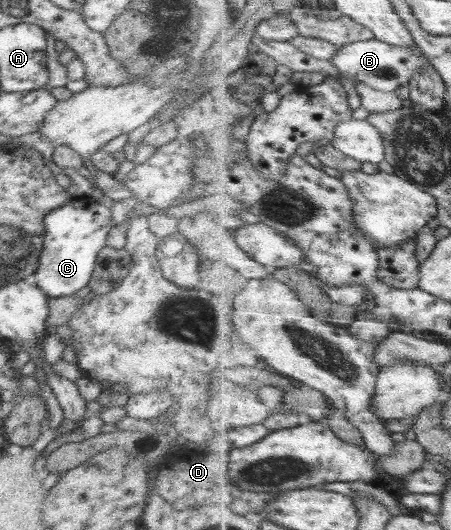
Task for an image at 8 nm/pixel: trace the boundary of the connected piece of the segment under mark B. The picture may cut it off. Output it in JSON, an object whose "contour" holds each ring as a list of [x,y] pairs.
{"contour":[[[377,38],[344,44],[331,61],[347,77],[385,92],[395,92],[403,86],[409,86],[416,74],[422,73],[427,67],[435,67],[428,54],[417,44],[403,48]]]}

